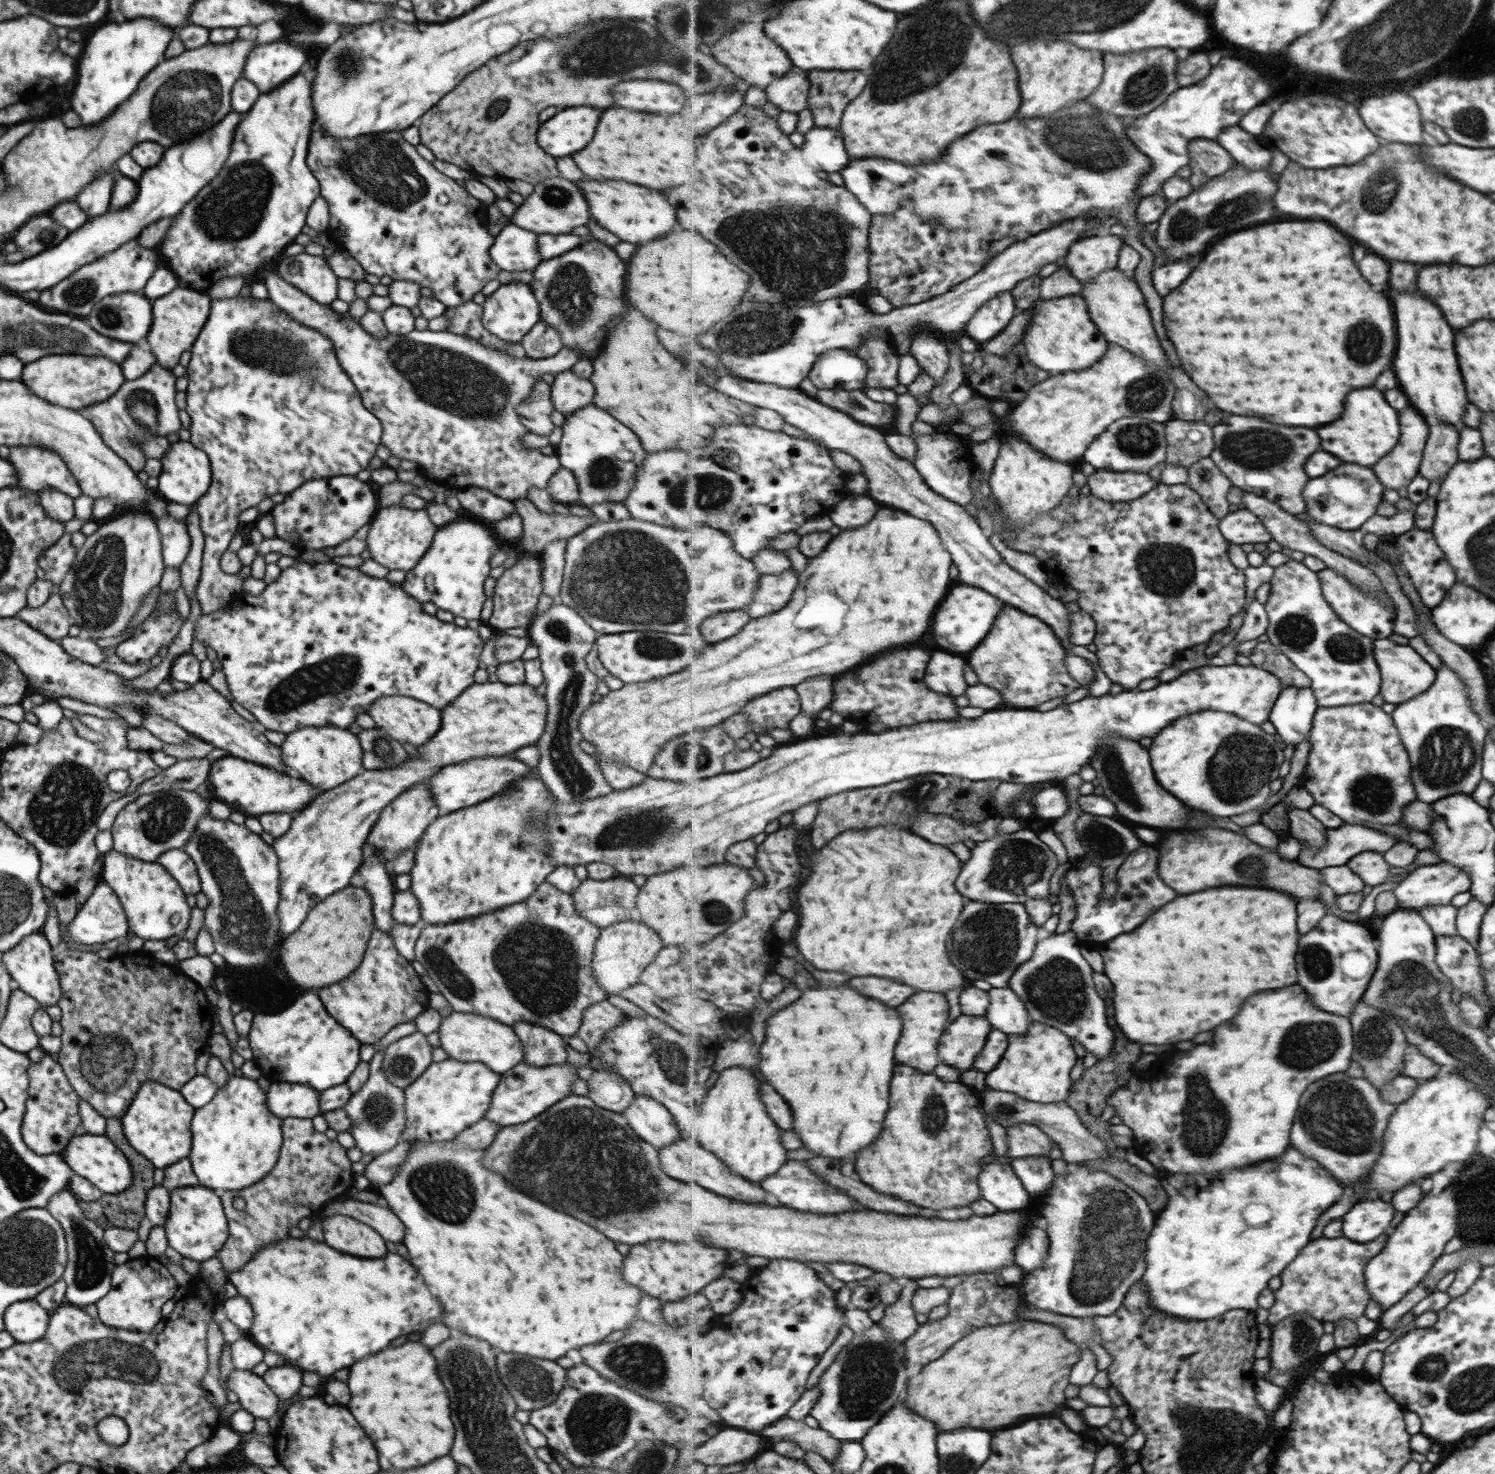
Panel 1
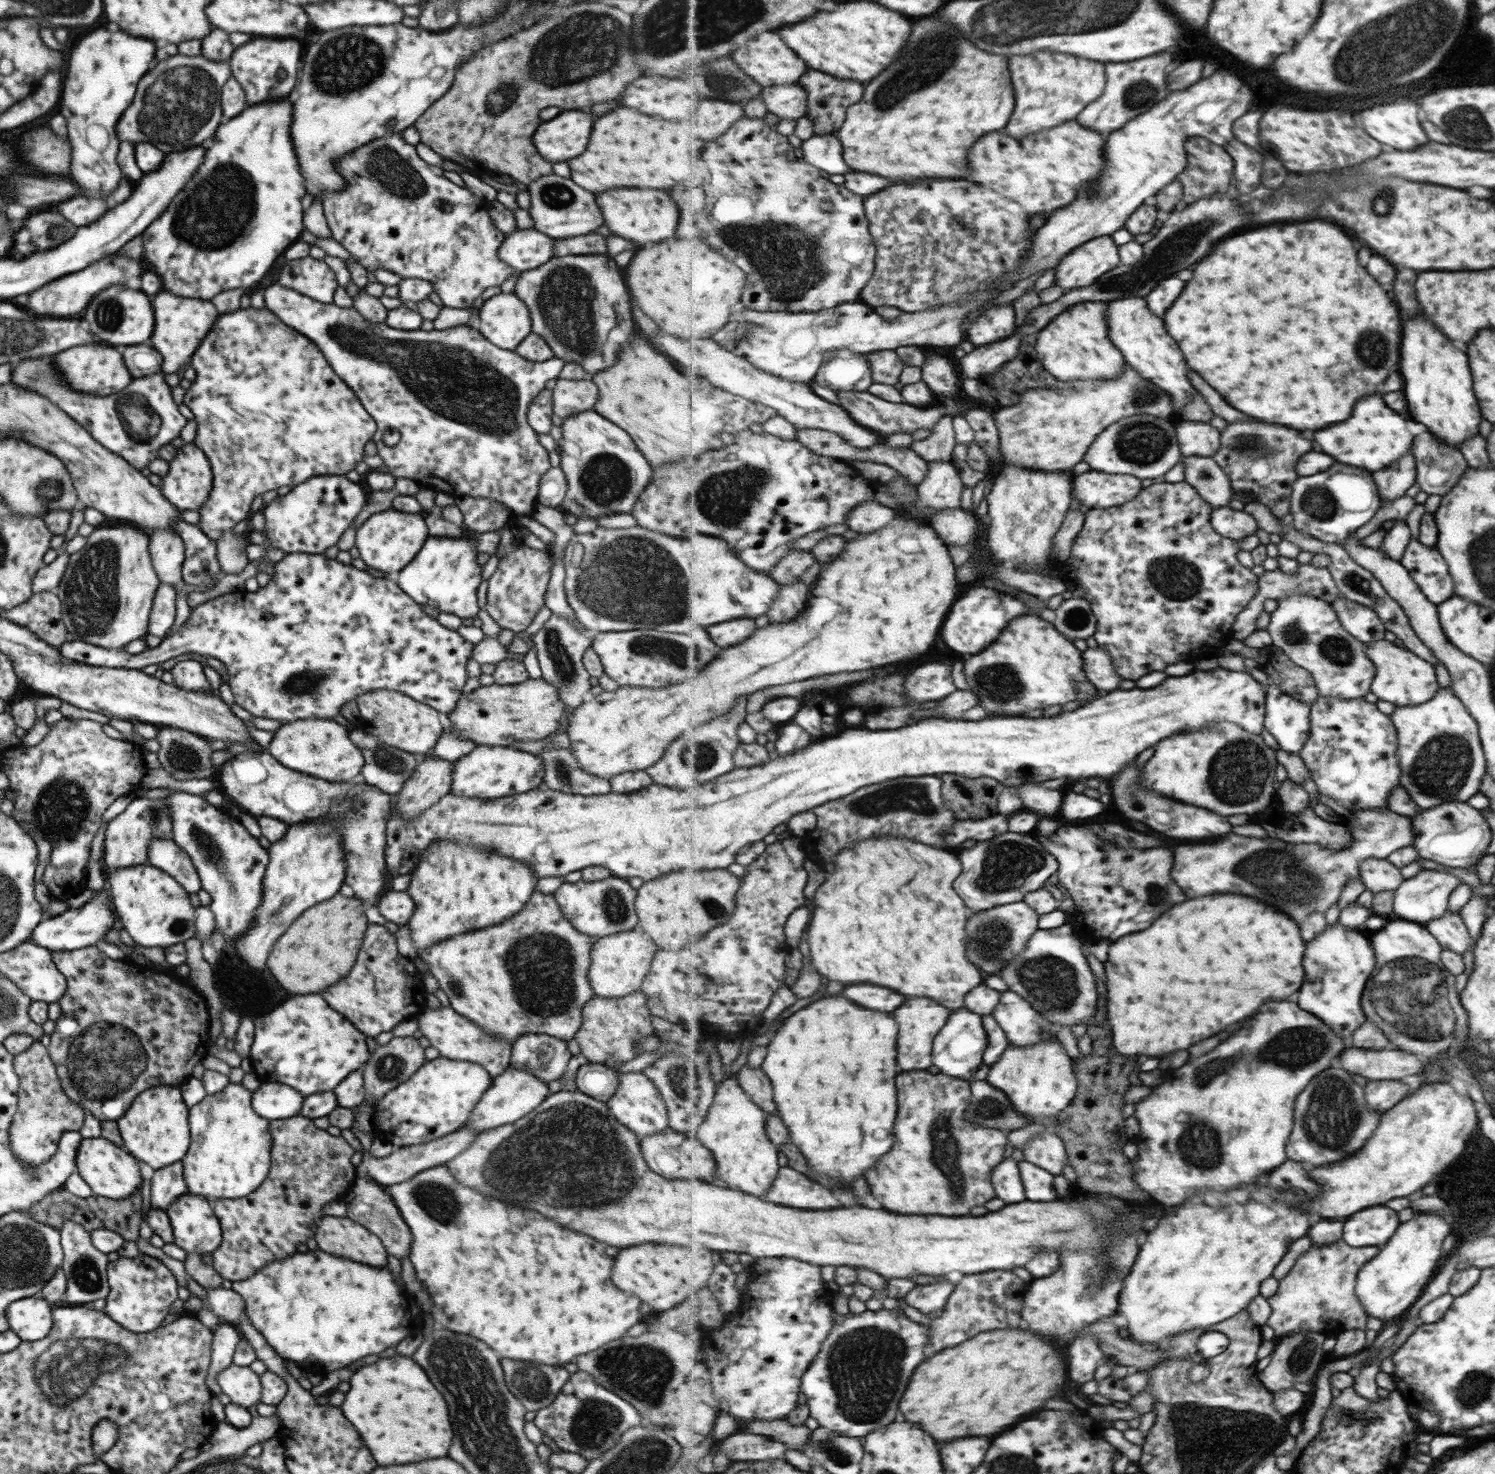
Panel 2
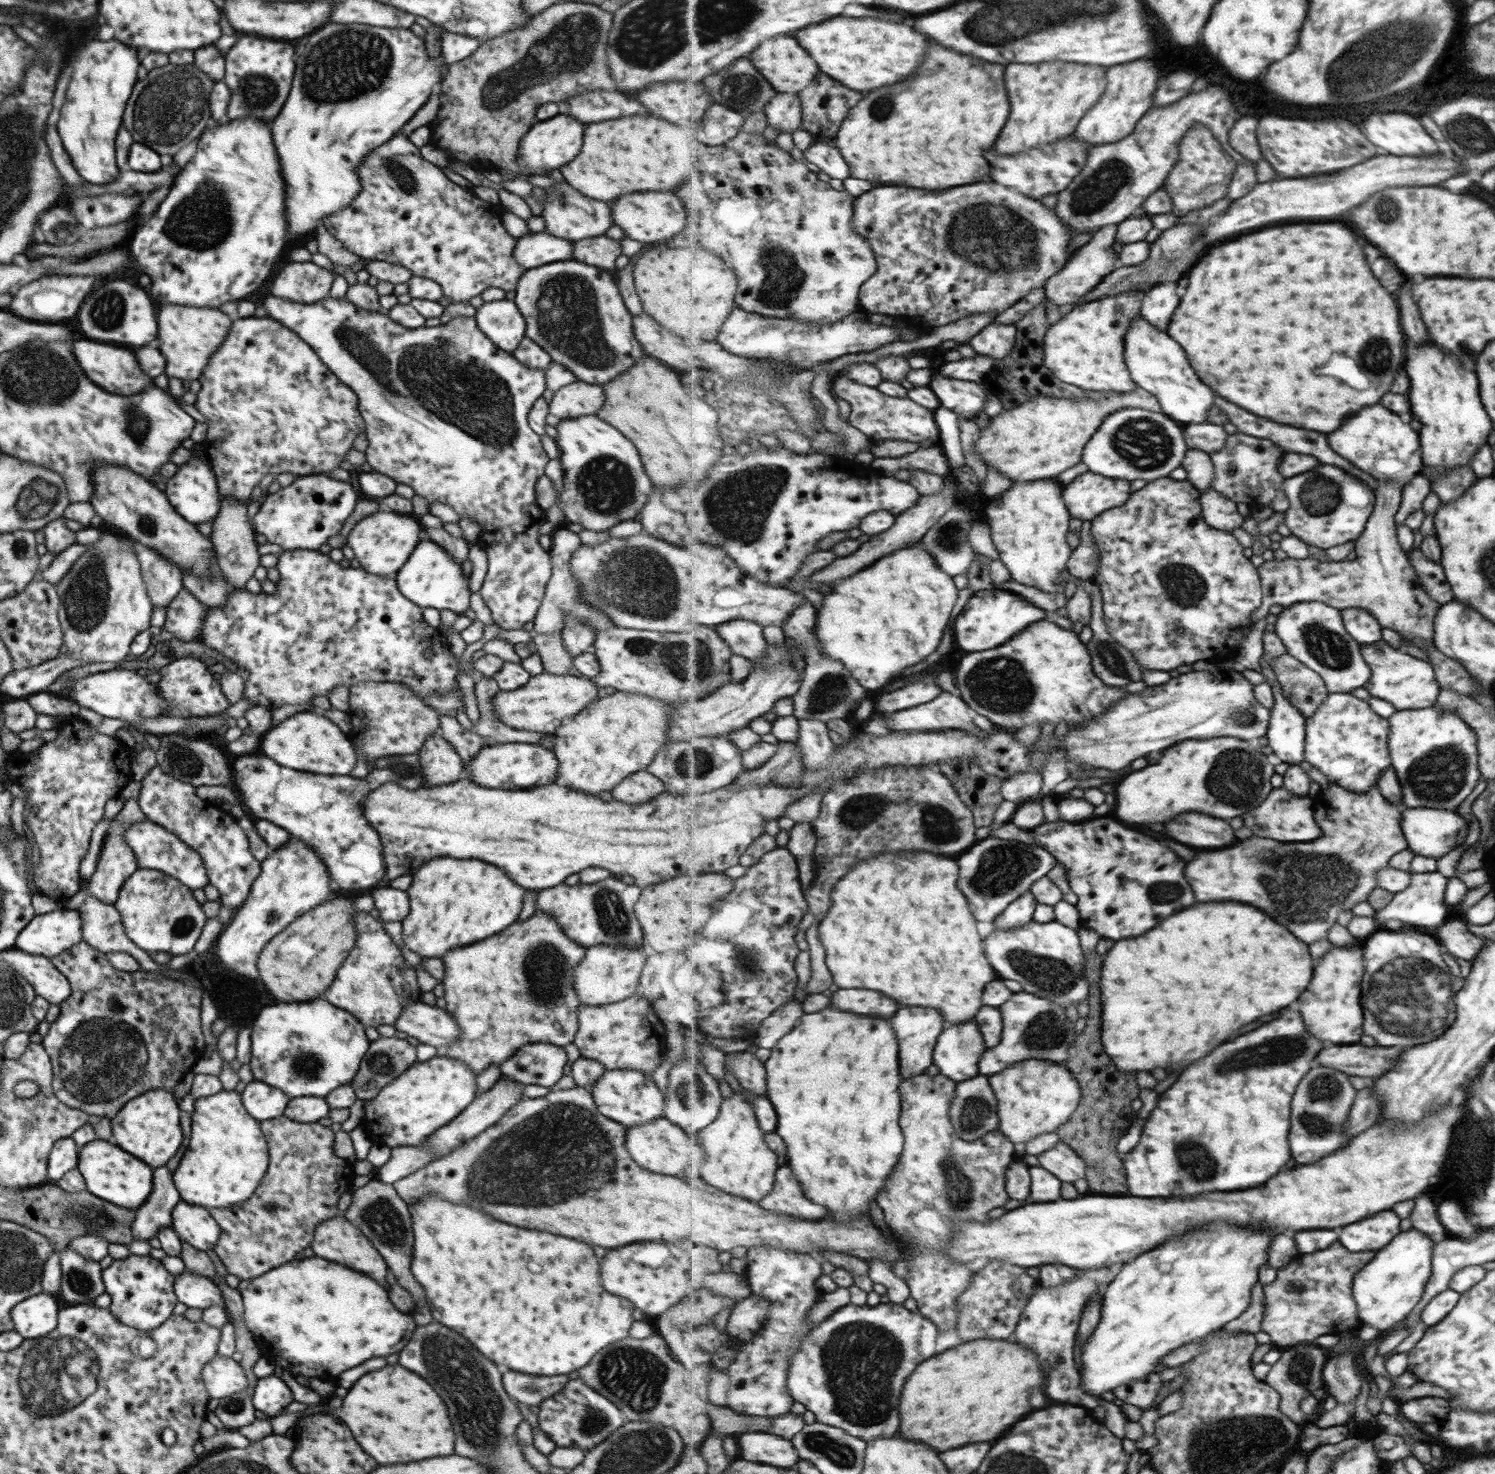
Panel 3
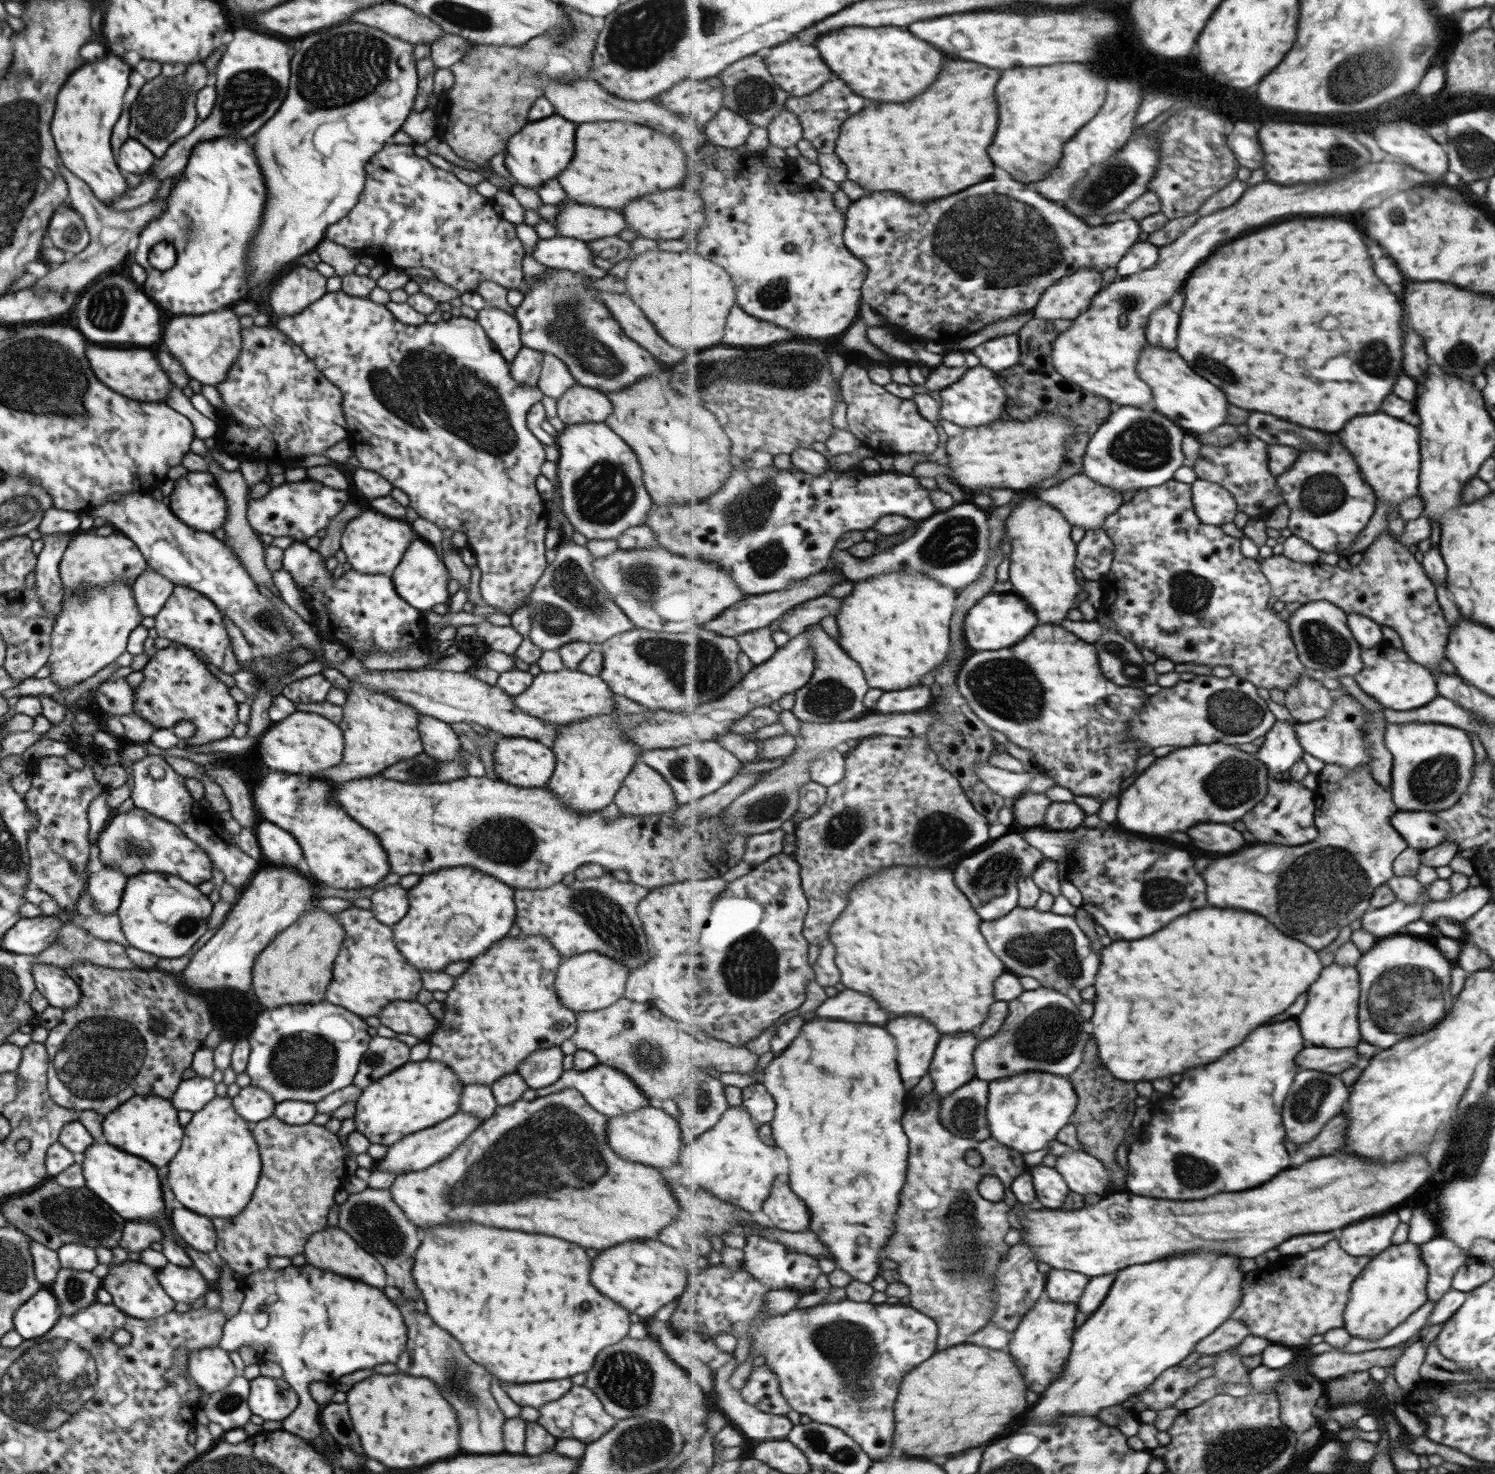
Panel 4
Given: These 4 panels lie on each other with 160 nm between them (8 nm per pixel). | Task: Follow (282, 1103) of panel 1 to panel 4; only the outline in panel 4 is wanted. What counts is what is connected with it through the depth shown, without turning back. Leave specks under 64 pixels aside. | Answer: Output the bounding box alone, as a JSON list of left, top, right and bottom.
[231,1085,275,1125]

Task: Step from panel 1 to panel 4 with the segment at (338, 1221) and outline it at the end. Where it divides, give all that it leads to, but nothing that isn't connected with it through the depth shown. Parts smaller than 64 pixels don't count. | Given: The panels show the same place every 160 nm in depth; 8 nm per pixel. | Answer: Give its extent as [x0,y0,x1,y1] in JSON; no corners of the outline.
[304,1226,385,1288]

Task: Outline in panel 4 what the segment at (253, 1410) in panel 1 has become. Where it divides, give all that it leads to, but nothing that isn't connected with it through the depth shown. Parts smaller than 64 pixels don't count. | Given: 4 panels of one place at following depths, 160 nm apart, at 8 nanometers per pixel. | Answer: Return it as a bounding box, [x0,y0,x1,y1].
[187,1346,235,1394]

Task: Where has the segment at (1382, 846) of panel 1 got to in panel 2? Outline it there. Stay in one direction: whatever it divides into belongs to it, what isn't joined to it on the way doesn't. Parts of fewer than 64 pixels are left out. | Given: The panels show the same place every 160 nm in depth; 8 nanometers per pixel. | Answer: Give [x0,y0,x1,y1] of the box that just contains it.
[1252,796,1352,850]

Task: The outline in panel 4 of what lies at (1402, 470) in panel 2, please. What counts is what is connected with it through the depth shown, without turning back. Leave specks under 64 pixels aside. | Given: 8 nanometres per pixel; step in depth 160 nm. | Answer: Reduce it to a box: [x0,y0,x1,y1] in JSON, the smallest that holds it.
[1261,531,1449,681]

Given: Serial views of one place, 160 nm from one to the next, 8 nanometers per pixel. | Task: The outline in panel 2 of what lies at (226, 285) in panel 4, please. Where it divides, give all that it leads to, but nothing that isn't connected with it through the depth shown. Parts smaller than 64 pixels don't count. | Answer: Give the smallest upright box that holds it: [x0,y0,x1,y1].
[138,97,305,300]

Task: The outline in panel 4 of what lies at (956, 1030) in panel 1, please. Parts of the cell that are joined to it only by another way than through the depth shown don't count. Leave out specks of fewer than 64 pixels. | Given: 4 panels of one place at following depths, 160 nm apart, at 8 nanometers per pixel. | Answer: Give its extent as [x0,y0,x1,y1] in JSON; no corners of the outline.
[930,1032,981,1098]

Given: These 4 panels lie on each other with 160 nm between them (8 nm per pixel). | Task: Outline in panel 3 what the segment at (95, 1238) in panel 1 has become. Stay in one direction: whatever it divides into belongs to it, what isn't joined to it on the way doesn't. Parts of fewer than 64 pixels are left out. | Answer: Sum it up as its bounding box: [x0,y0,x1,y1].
[57,1247,104,1304]

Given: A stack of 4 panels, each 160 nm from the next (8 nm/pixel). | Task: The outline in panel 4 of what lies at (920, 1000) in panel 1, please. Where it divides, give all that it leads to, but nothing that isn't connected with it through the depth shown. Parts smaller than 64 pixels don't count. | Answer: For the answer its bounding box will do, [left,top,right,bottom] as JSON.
[887,1018,941,1088]

